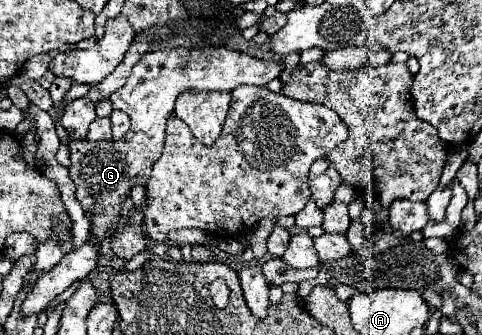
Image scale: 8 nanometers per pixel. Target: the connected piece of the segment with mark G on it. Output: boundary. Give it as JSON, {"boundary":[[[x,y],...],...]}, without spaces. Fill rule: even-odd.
{"boundary":[[[205,47],[205,49],[165,49],[147,53],[135,67],[127,83],[110,96],[114,110],[122,110],[131,117],[131,129],[119,141],[89,141],[69,137],[71,167],[69,177],[75,183],[75,197],[85,213],[91,213],[91,235],[75,251],[67,253],[51,271],[39,275],[33,291],[23,301],[23,313],[41,313],[59,293],[73,283],[85,279],[97,267],[101,243],[119,227],[125,197],[135,185],[147,185],[153,163],[161,157],[165,143],[165,125],[173,115],[175,99],[183,91],[233,91],[237,85],[267,85],[283,73],[285,65],[279,61],[261,61],[247,53]]]}

